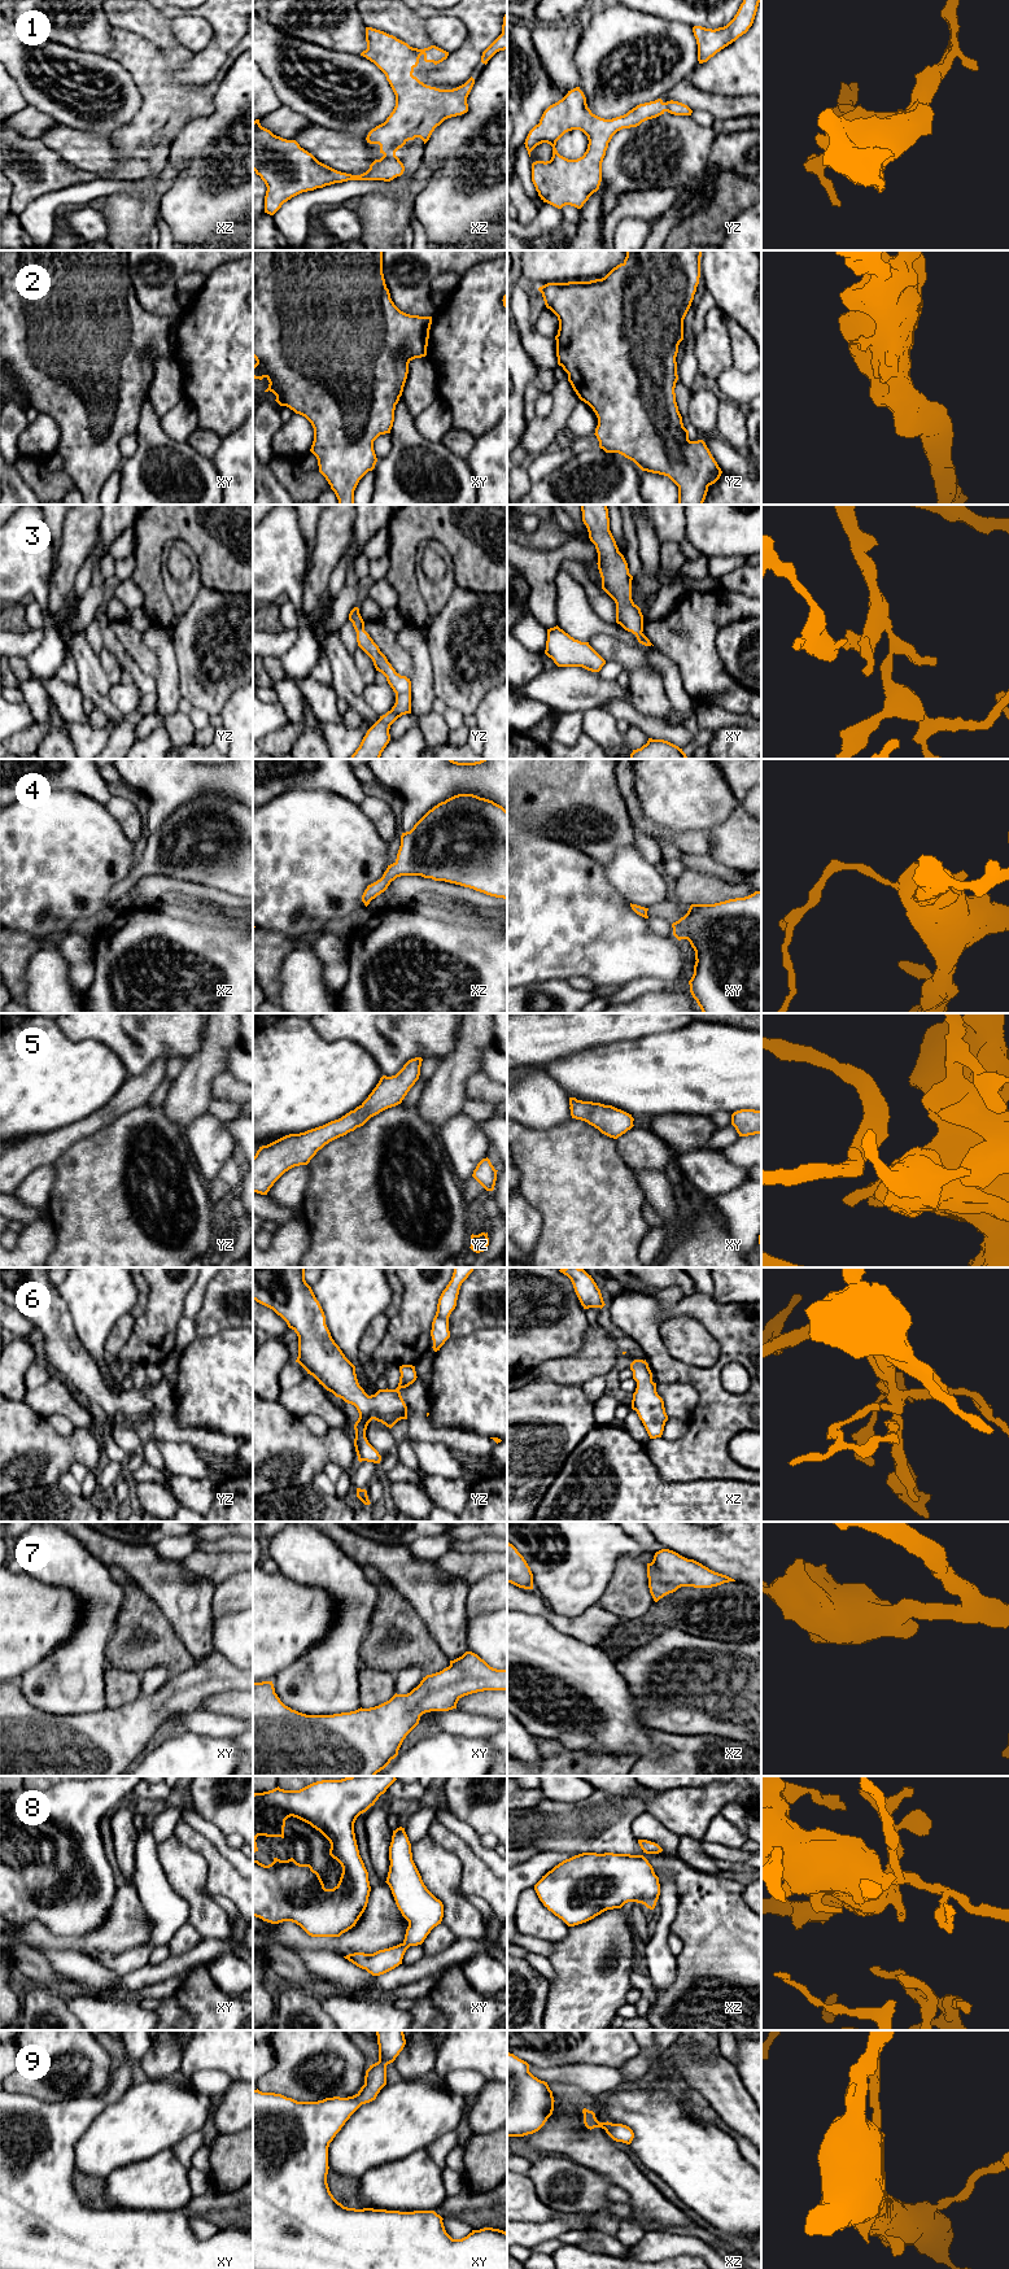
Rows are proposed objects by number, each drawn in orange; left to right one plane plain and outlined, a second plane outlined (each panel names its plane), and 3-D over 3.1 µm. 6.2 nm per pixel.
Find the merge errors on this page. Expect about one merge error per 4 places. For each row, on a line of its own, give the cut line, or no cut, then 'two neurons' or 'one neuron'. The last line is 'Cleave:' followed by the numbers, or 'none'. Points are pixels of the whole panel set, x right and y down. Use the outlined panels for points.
1: no cut | one neuron
2: no cut | one neuron
3: no cut | one neuron
4: no cut | one neuron
5: no cut | one neuron
6: no cut | one neuron
7: no cut | one neuron
8: no cut | one neuron
9: no cut | one neuron
Cleave: none

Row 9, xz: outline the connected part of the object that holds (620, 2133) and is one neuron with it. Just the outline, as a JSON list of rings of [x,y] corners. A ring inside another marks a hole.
[[[586,2108],[582,2109],[584,2113],[584,2124],[588,2129],[594,2129],[594,2128],[602,2128],[606,2130],[606,2133],[616,2142],[623,2142],[626,2144],[630,2144],[634,2133],[633,2130],[623,2124],[612,2124],[612,2122],[599,2122],[595,2117],[595,2113],[593,2111],[589,2111]]]

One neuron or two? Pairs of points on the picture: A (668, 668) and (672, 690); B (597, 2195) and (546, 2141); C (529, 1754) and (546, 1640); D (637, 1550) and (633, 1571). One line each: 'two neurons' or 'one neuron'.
A: one neuron
B: two neurons
C: two neurons
D: two neurons

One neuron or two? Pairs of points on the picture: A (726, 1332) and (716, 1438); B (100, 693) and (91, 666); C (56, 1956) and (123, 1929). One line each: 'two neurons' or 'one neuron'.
A: one neuron
B: one neuron
C: two neurons

